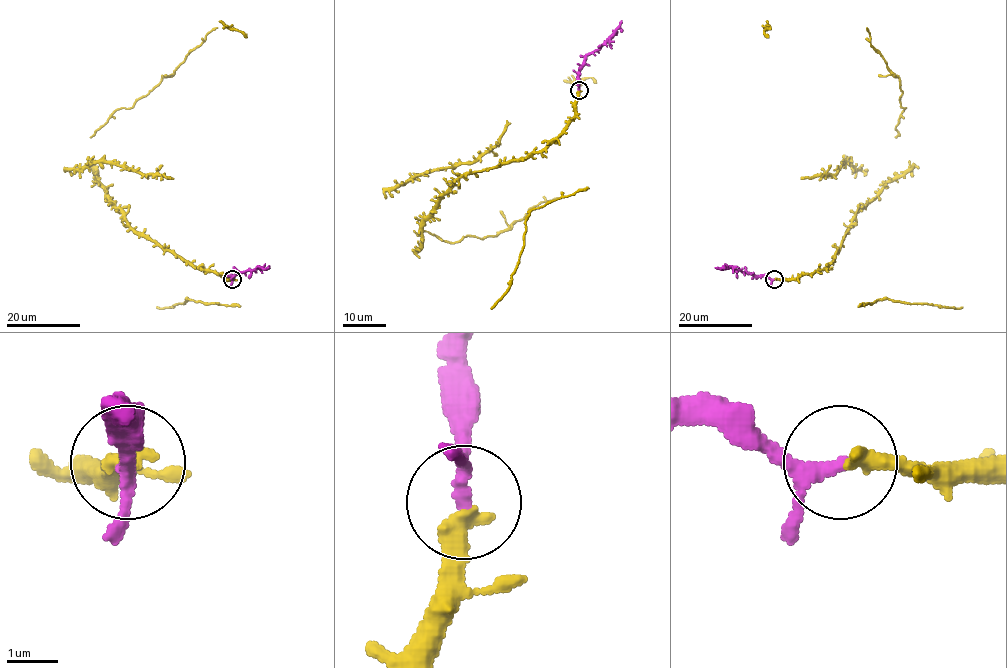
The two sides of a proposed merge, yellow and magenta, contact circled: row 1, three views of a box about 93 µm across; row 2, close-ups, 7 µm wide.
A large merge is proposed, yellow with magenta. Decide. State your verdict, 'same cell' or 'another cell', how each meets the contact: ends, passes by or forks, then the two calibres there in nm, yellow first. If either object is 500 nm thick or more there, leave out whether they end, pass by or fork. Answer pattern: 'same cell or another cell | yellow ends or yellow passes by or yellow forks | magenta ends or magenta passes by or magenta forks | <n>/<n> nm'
same cell | yellow ends | magenta passes by | 400/200 nm

